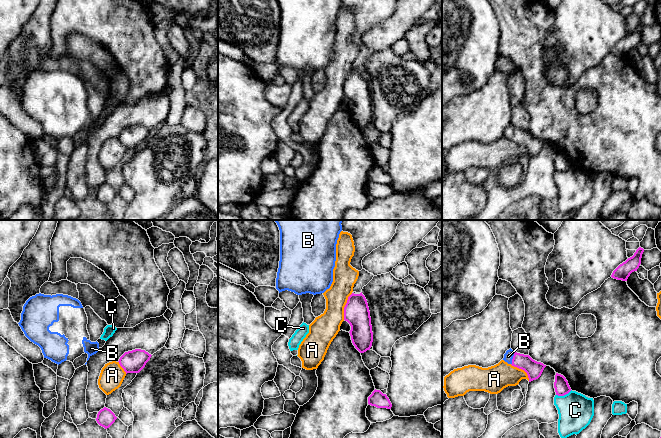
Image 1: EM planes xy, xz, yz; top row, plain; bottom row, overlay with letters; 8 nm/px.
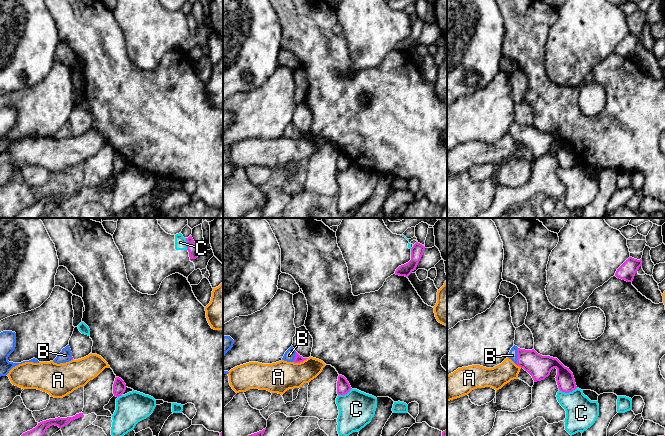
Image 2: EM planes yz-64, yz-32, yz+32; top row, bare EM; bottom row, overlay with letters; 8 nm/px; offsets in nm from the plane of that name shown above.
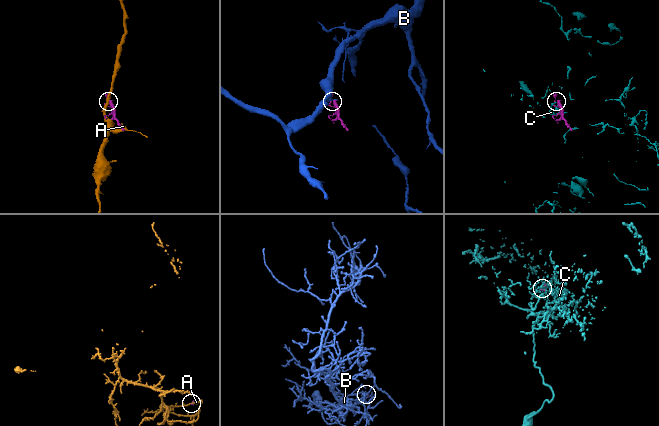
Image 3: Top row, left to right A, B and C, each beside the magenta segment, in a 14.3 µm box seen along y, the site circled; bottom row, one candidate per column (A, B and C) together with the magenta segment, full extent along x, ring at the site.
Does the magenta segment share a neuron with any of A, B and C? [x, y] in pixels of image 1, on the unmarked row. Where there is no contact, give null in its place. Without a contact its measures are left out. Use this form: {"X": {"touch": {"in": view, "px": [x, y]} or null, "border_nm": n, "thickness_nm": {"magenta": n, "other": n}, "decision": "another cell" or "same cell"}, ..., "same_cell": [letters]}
{"A": {"touch": {"in": "xz", "px": [345, 82]}, "border_nm": 220, "thickness_nm": {"magenta": 200, "other": 220}, "decision": "another cell"}, "B": {"touch": {"in": "yz", "px": [513, 134]}, "border_nm": 110, "thickness_nm": {"magenta": 140, "other": 80}, "decision": "same cell"}, "C": {"touch": {"in": "yz", "px": [563, 171]}, "border_nm": 130, "thickness_nm": {"magenta": 120, "other": 280}, "decision": "another cell"}, "same_cell": ["B"]}

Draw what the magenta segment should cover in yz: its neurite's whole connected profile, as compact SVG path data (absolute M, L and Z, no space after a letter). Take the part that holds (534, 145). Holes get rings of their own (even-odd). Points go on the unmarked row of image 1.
M511 124L504 130L503 136L514 143L524 146L529 154L529 158L538 155L546 141L533 136L529 131L524 131L513 127Z

